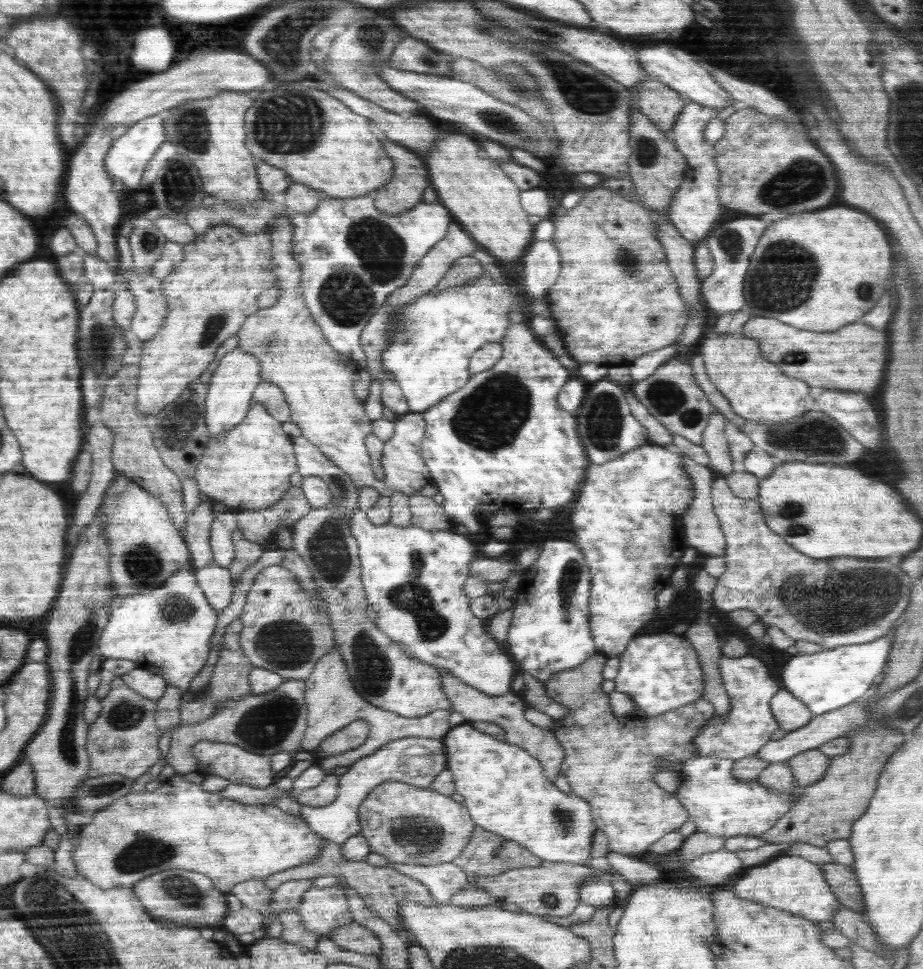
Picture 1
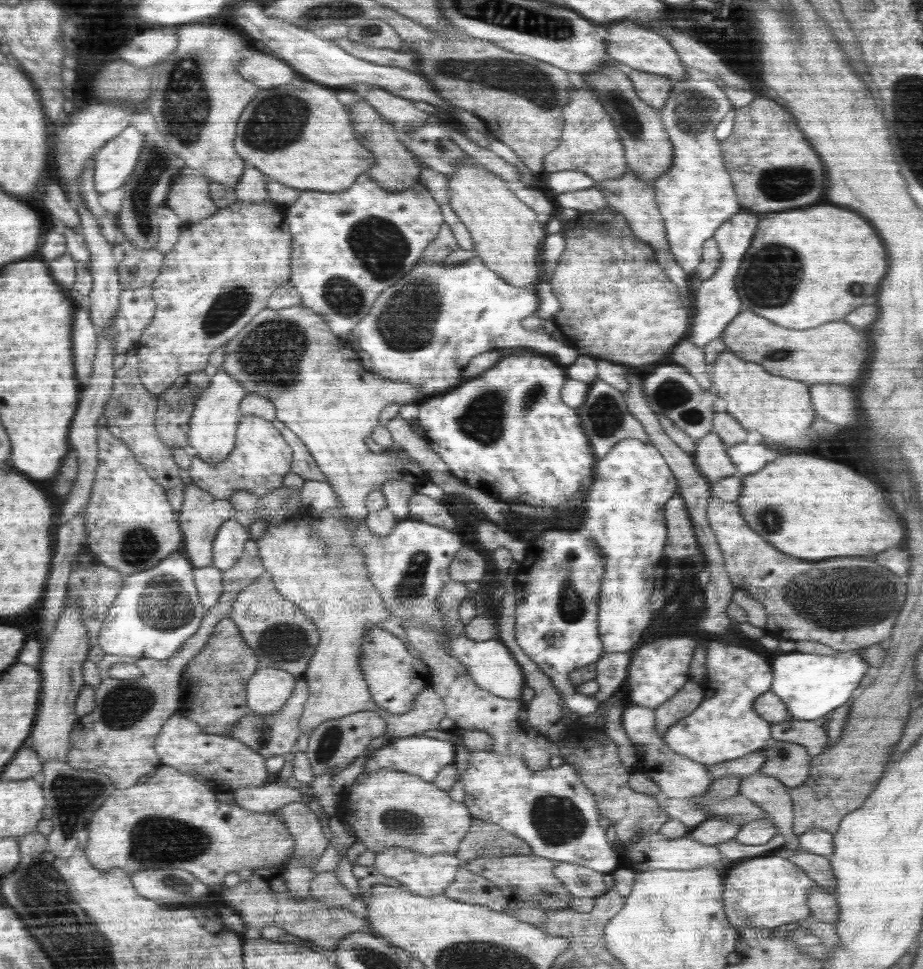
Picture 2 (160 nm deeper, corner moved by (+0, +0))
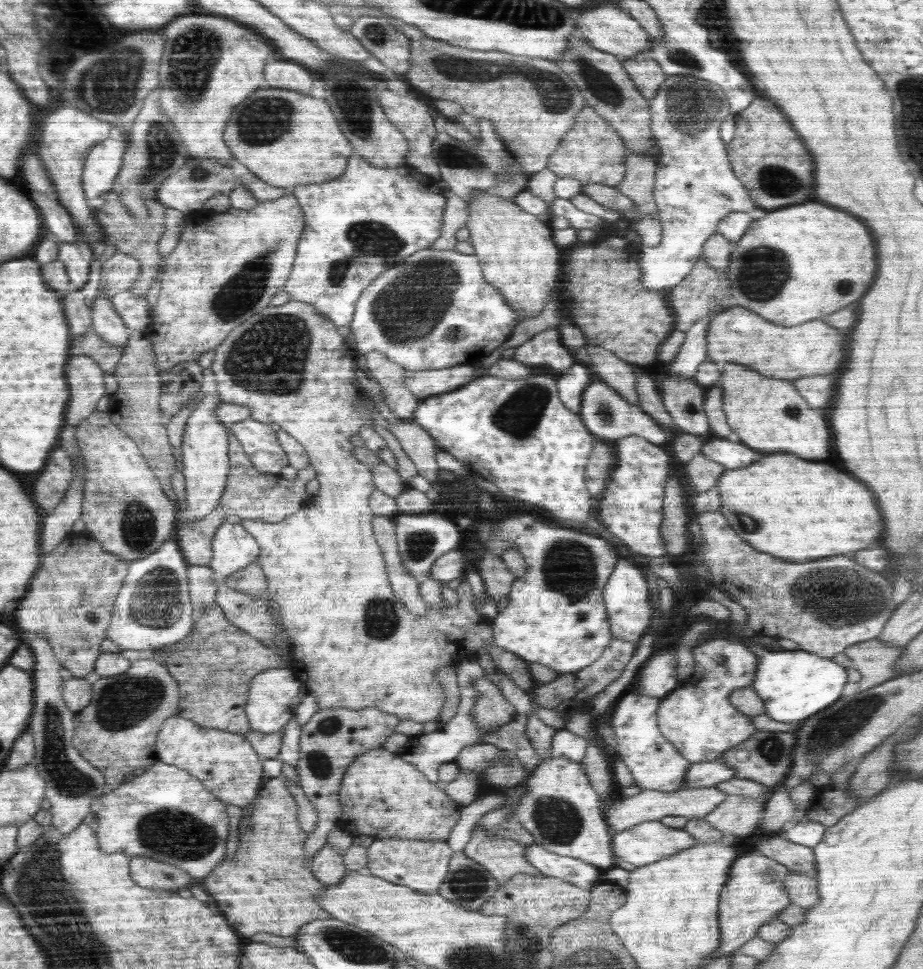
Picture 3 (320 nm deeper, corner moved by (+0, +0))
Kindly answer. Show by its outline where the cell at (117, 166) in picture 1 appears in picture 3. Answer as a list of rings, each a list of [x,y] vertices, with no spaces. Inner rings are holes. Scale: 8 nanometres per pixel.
[[[114,133],[112,136],[116,138],[106,138],[90,149],[82,176],[82,188],[88,199],[110,192],[110,184],[114,185],[114,180],[122,167],[122,158],[130,137],[123,133]]]

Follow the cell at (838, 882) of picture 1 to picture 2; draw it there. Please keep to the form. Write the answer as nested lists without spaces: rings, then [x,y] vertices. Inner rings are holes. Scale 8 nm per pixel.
[[[792,848],[792,854],[787,859],[802,868],[812,880],[815,880],[818,887],[826,889],[829,893],[833,892],[835,876],[831,869],[830,858],[804,849]]]

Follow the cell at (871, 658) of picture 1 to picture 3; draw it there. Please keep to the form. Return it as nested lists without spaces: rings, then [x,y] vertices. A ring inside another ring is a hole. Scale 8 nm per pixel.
[[[748,640],[745,646],[758,657],[758,674],[751,687],[764,701],[765,715],[772,720],[800,723],[842,698],[842,687],[848,682],[847,668],[832,659],[804,650],[772,650],[758,640]]]

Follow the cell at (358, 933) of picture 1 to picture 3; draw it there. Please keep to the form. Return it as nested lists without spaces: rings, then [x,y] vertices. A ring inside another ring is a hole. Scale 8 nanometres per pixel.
[[[282,777],[272,778],[266,782],[266,786],[262,787],[257,794],[257,799],[251,803],[249,813],[242,814],[238,822],[238,848],[236,852],[232,854],[232,858],[226,859],[217,870],[210,873],[208,877],[204,877],[200,880],[200,883],[208,891],[217,902],[216,906],[226,914],[226,918],[230,918],[230,922],[234,924],[234,930],[238,931],[238,934],[242,934],[243,937],[248,939],[258,932],[270,932],[278,936],[292,936],[294,933],[300,933],[302,925],[308,925],[310,922],[316,922],[317,920],[330,920],[333,916],[330,912],[326,911],[322,907],[322,903],[318,901],[317,894],[324,893],[324,885],[314,876],[313,871],[310,870],[305,858],[305,842],[308,840],[308,834],[301,829],[300,819],[297,817],[297,801],[292,795],[292,791],[289,790],[289,784],[286,784],[286,780]]]

